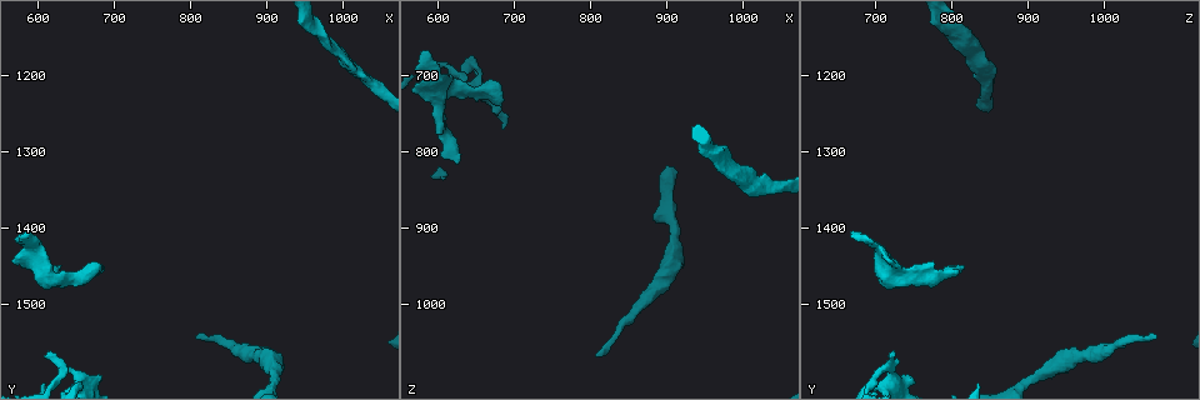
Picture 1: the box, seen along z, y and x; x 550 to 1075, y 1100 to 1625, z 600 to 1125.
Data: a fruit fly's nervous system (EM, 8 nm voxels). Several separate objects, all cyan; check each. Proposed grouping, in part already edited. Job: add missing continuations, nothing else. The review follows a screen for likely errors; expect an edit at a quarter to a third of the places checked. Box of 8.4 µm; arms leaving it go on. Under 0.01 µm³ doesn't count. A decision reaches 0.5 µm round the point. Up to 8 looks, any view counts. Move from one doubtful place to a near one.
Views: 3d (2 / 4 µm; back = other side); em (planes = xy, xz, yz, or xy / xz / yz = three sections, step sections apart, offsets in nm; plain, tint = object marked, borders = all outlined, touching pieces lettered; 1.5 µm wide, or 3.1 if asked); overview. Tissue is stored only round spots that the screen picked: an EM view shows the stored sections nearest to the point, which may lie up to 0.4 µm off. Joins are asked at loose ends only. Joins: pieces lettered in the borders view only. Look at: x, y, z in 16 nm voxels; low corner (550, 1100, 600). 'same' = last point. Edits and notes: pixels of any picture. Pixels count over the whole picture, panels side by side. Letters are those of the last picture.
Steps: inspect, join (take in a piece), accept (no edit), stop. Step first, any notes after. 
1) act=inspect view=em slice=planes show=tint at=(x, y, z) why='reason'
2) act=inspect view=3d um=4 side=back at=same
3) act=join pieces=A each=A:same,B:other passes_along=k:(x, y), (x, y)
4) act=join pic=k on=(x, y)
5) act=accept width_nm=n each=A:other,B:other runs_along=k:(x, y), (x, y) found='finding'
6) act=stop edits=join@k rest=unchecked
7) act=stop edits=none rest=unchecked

act=inspect view=3d um=4 side=back at=(610, 1565, 720) why='thin end'

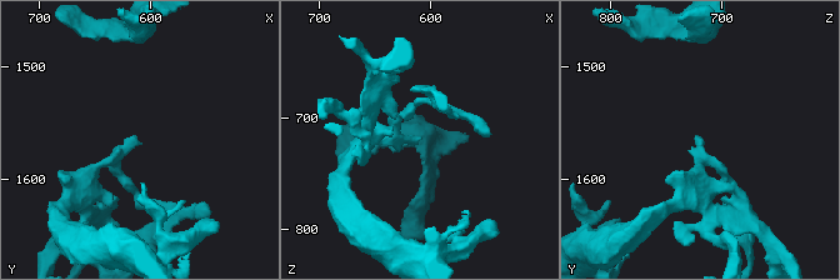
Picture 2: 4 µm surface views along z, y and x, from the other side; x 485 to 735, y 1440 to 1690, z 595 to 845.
act=inspect view=em slice=xz step=8 show=borders at=(612, 1566, 718) why='need the tissue'

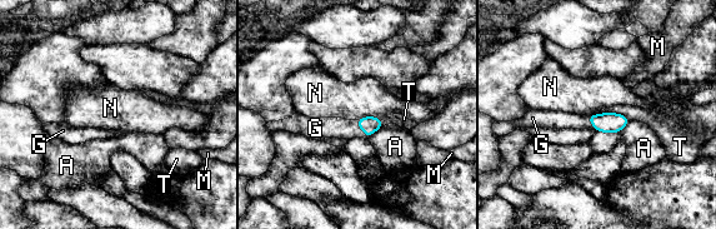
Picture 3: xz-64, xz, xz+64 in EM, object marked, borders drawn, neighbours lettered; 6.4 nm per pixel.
act=inspect view=em slice=planes show=borders at=same

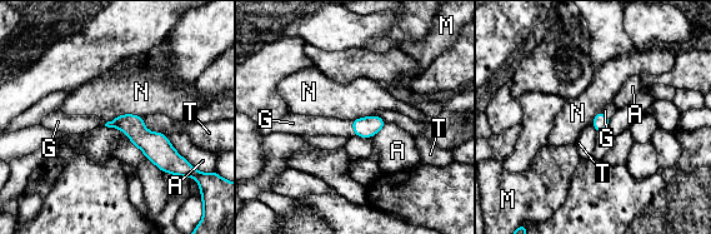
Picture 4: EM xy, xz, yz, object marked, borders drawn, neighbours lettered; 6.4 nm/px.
act=join pic=4 on=(315, 125) each=A:other,G:same,M:other,N:other,T:other passes_along=4:(367, 127), (354, 128), (315, 125) found='the cell continues'

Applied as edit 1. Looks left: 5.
act=inspect view=3d um=2 at=(680, 1460, 740) why='an open end'

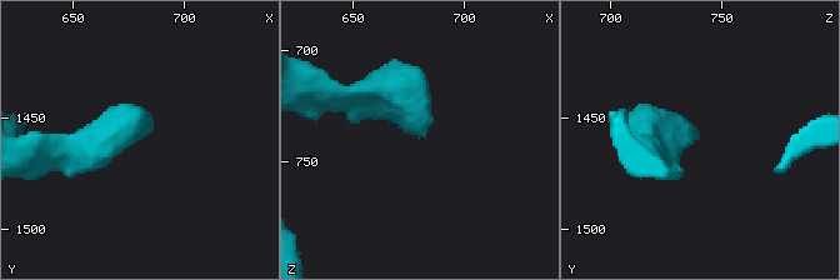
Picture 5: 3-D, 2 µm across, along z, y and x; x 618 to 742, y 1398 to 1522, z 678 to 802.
act=inspect view=em slice=xy step=8 show=borders at=(680, 1459, 739) why='need the tissue'

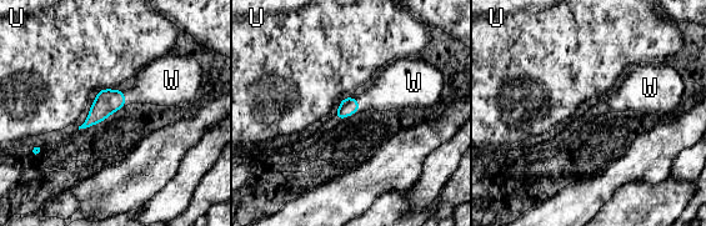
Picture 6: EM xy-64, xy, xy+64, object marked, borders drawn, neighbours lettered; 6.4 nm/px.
act=inspect view=em slice=planes show=borders at=same why='another direction'

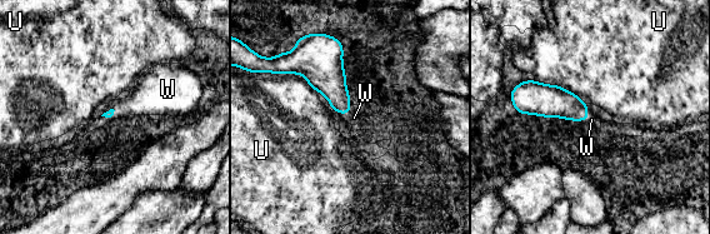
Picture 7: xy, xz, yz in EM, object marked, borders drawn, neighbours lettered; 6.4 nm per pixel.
act=join pic=7 on=(144, 99) each=U:other,W:same found='the cell continues'

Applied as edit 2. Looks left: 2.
act=inspect view=overview why='redraw'

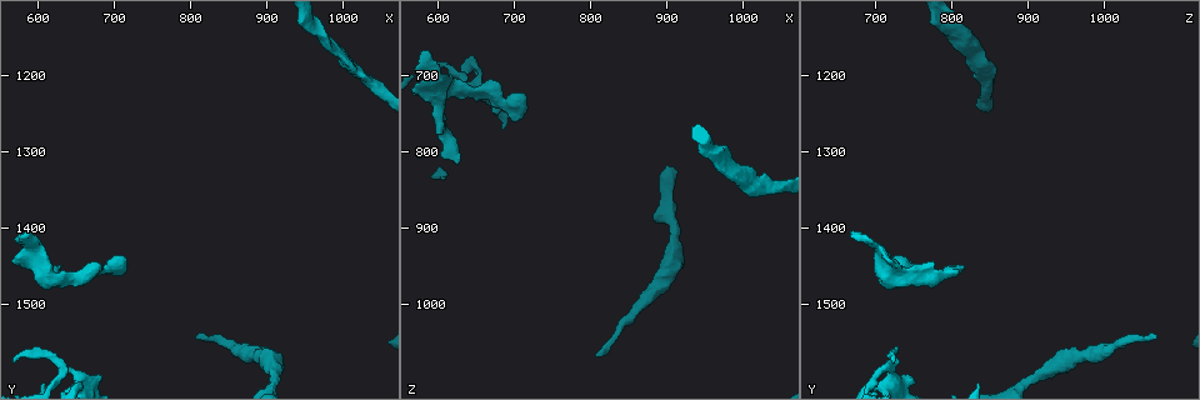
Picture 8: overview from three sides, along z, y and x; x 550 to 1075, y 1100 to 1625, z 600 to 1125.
act=inspect view=em slice=xy step=4 show=borders at=(810, 1545, 1065)

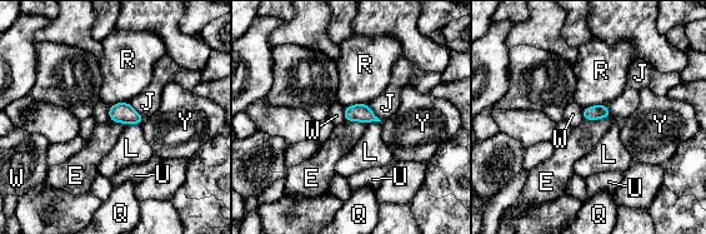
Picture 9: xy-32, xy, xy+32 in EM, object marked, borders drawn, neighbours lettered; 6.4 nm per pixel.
act=accept each=E:other,J:other,L:other,Q:other,R:other,U:other,W:other,Y:other border=9:(611, 116), (584, 120) found='none of them fits'

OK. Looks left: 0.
act=stop edits=join@4,join@7 rest=unchecked

